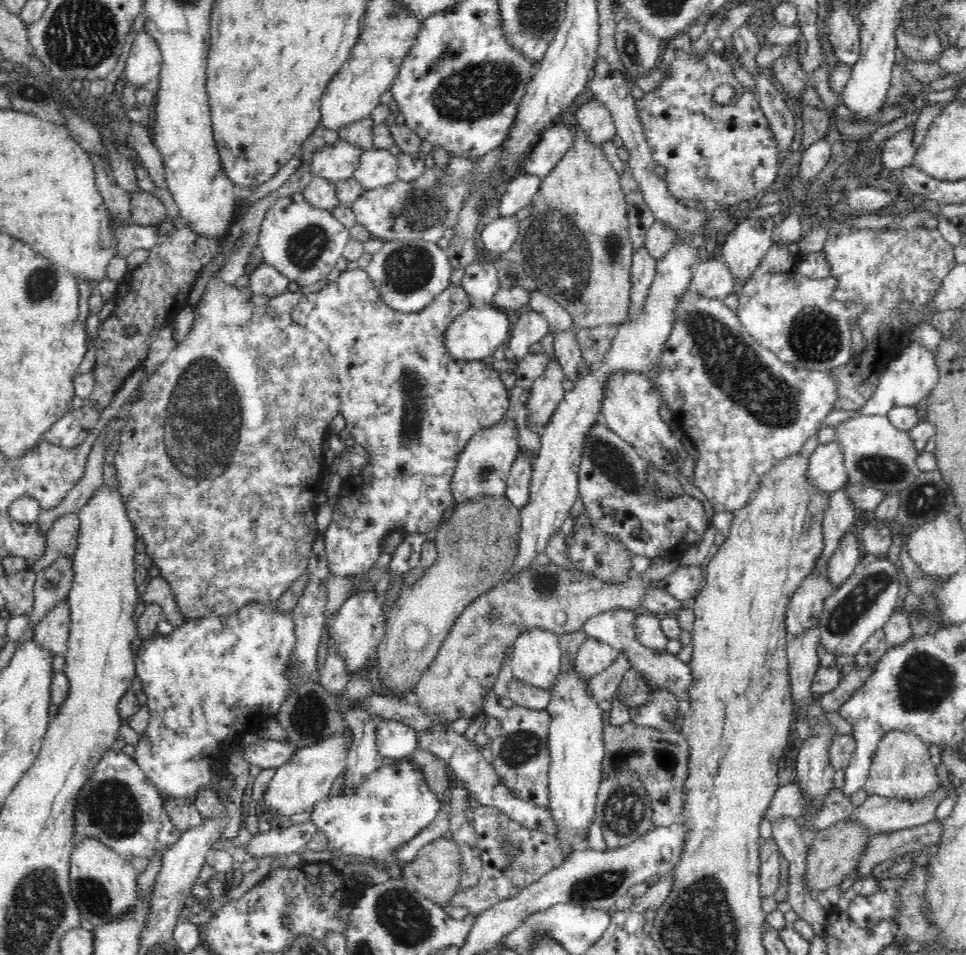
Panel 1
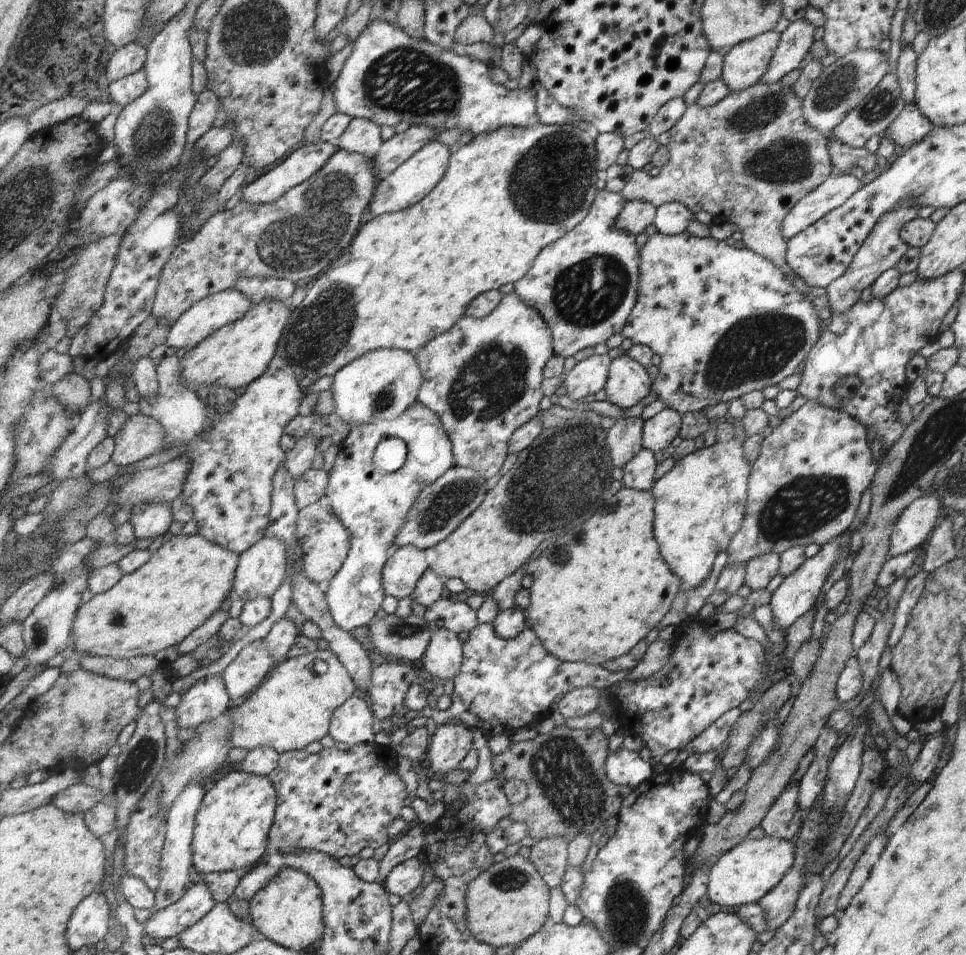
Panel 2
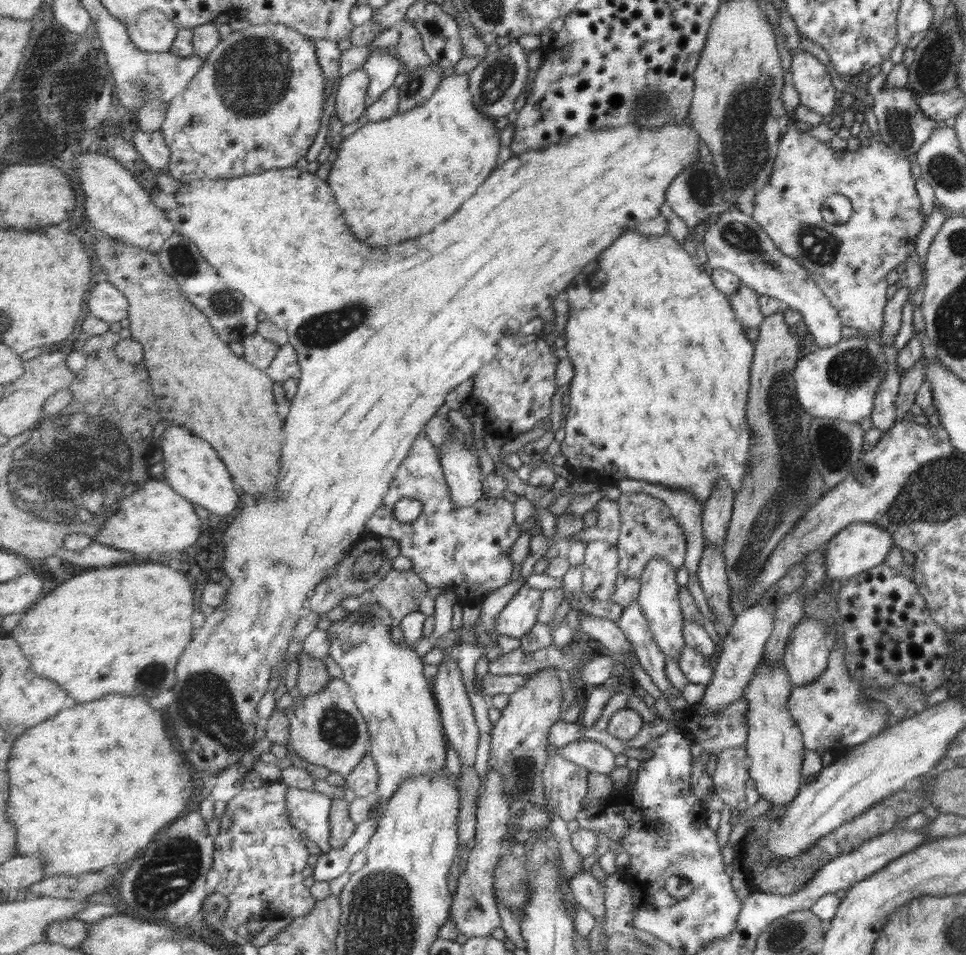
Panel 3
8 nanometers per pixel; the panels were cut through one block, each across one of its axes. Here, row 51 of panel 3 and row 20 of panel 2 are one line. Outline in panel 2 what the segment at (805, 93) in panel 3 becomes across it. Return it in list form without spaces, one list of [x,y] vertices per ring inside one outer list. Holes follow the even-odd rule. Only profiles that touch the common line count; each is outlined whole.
[[[803,18],[791,21],[779,35],[775,54],[759,82],[778,82],[787,72],[795,70],[813,42],[815,26]]]

